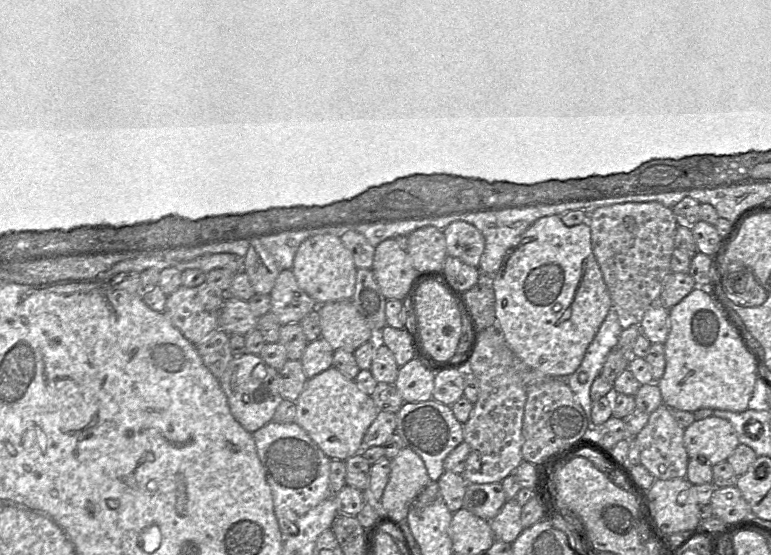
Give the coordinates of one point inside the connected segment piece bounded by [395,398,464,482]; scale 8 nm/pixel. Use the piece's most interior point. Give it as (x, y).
(430, 428)

